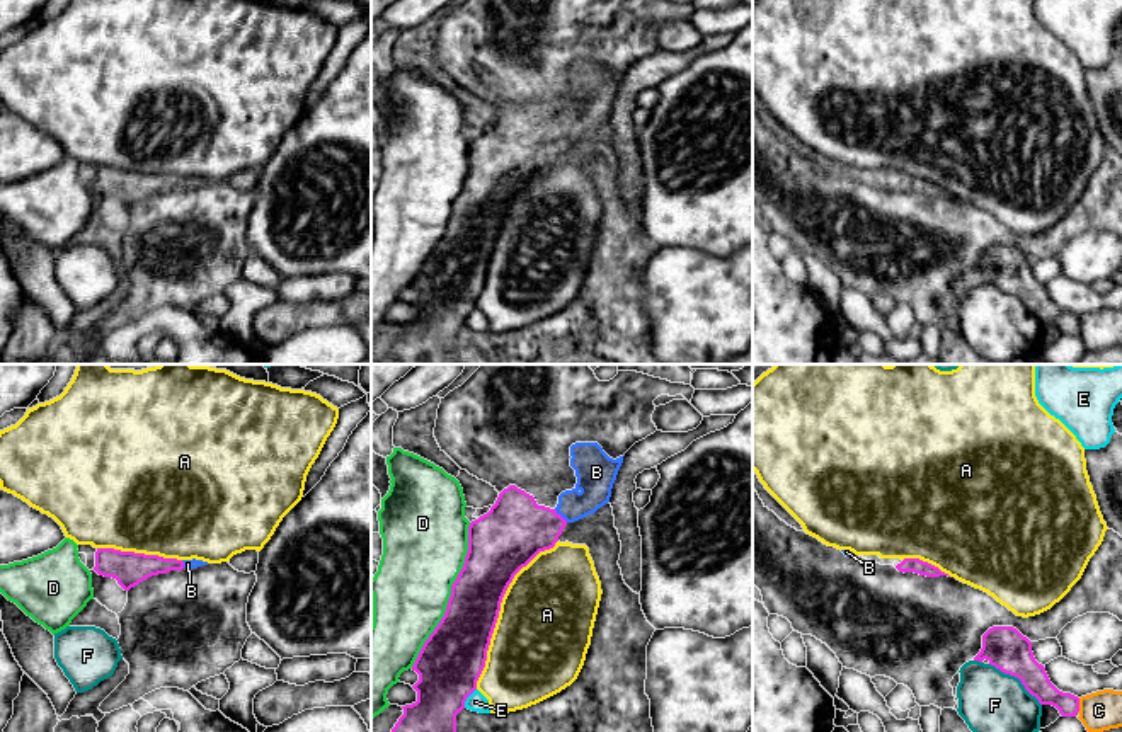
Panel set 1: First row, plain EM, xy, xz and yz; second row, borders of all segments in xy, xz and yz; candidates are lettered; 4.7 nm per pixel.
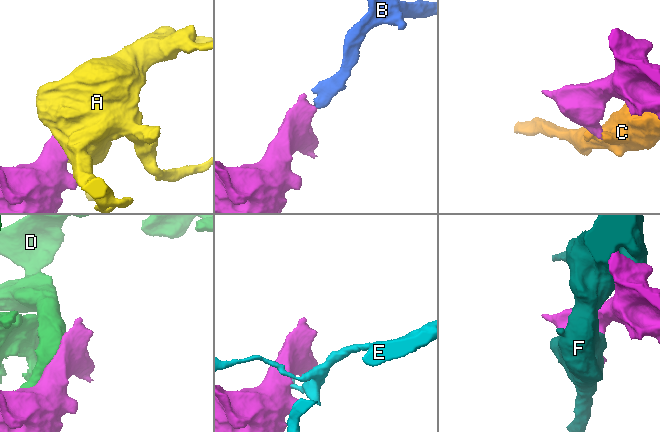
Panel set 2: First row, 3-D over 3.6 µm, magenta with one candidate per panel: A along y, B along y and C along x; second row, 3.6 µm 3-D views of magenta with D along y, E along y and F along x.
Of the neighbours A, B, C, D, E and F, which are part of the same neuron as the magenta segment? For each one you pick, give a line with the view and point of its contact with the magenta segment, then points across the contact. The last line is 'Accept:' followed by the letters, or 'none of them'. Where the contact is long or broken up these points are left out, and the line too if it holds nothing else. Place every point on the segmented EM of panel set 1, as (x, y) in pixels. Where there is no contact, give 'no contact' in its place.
B: xz (559, 514) | across xz (515, 530), (538, 528), (559, 514), (595, 484), (595, 475)
Accept: B

